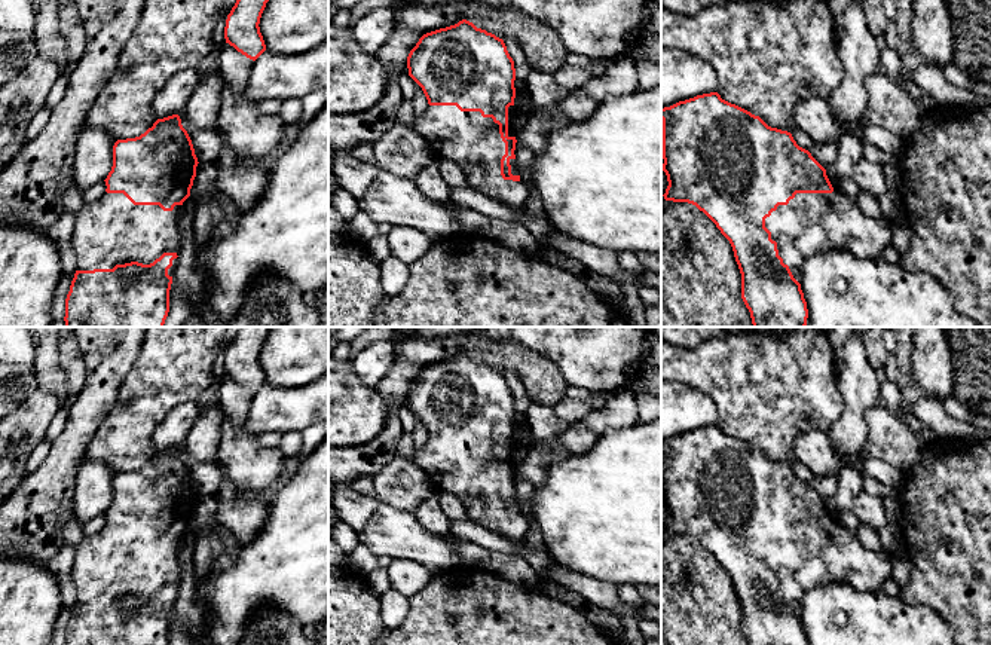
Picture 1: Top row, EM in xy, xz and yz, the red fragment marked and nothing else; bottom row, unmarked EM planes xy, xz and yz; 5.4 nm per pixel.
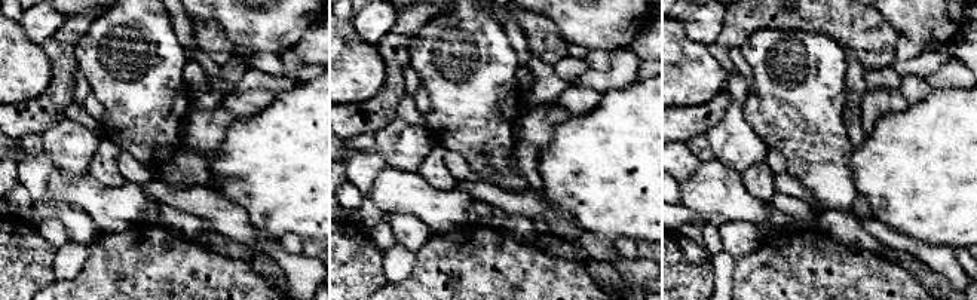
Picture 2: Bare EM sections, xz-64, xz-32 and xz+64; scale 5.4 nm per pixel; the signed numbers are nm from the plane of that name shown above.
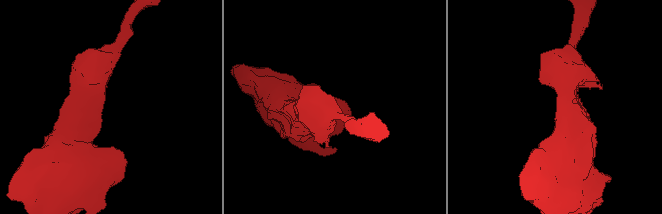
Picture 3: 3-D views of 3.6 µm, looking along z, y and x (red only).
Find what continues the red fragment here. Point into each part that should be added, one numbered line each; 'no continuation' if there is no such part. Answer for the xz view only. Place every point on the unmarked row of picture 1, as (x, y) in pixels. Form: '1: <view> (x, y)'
1: xz (474, 474)

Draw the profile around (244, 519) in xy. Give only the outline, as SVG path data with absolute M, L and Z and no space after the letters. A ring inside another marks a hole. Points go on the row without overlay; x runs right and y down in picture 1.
M241 493L235 502L218 505L217 520L242 547L257 538L267 514L269 501L266 496Z

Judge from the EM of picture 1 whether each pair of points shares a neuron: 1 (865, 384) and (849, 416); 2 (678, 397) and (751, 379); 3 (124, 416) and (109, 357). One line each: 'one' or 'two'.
1: one
2: two
3: two

